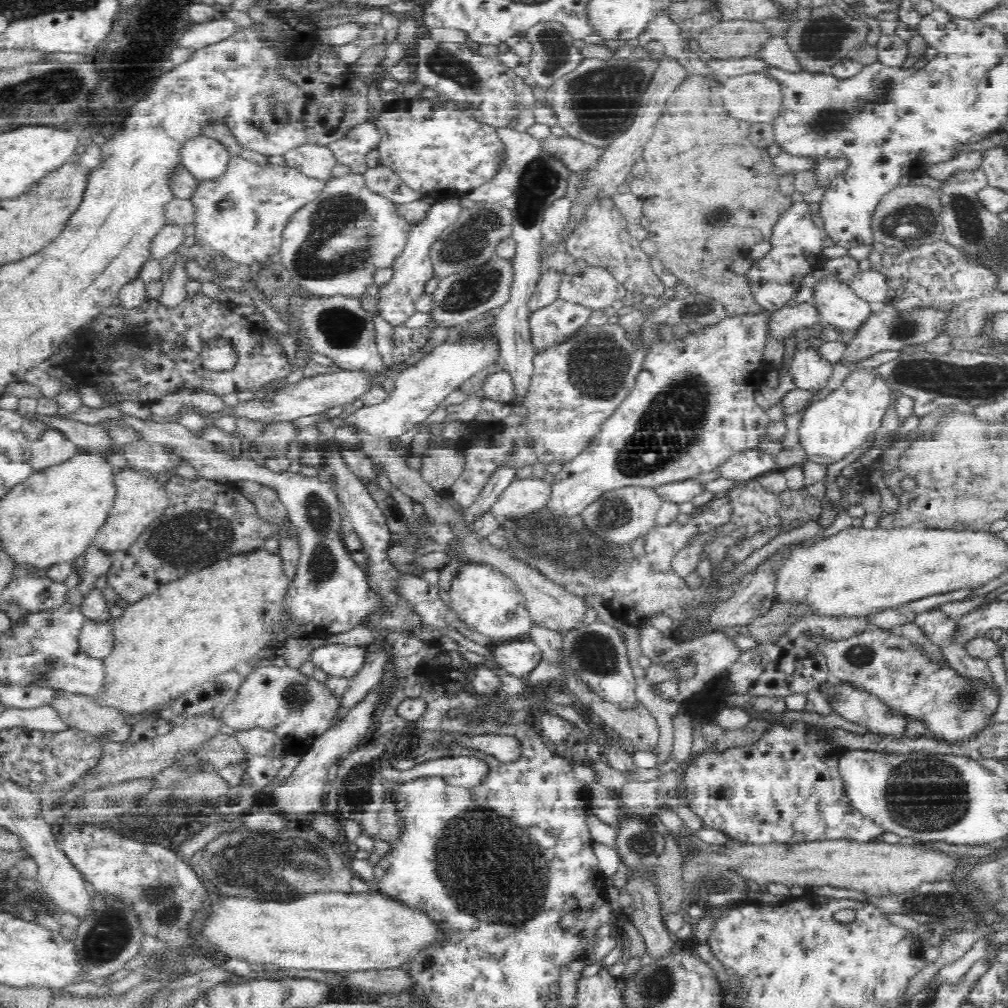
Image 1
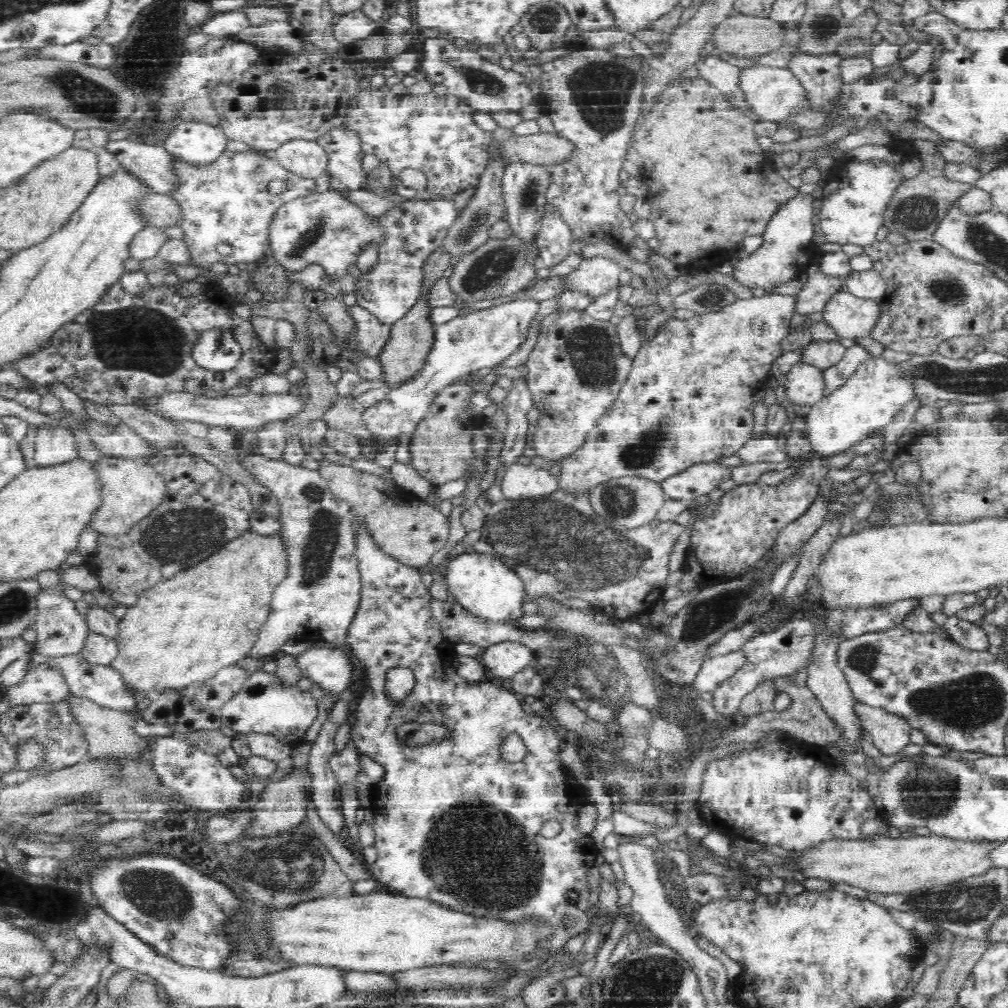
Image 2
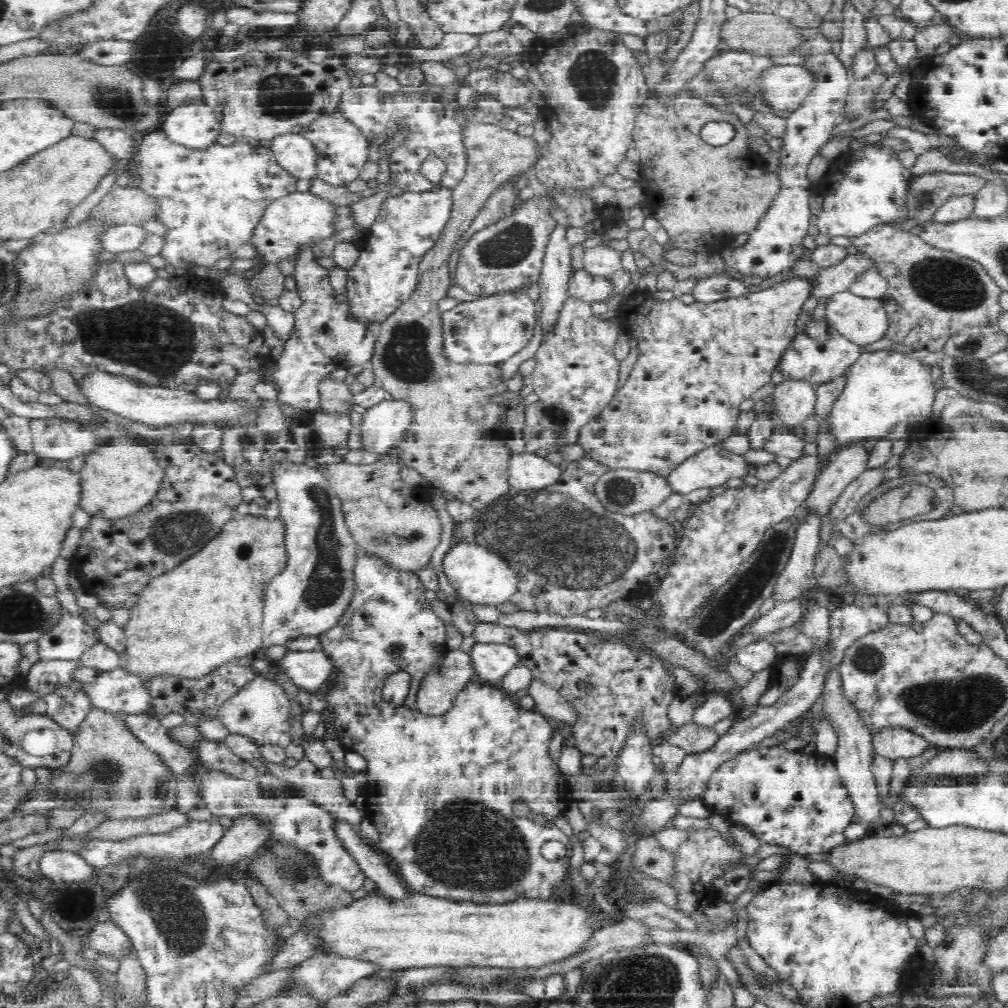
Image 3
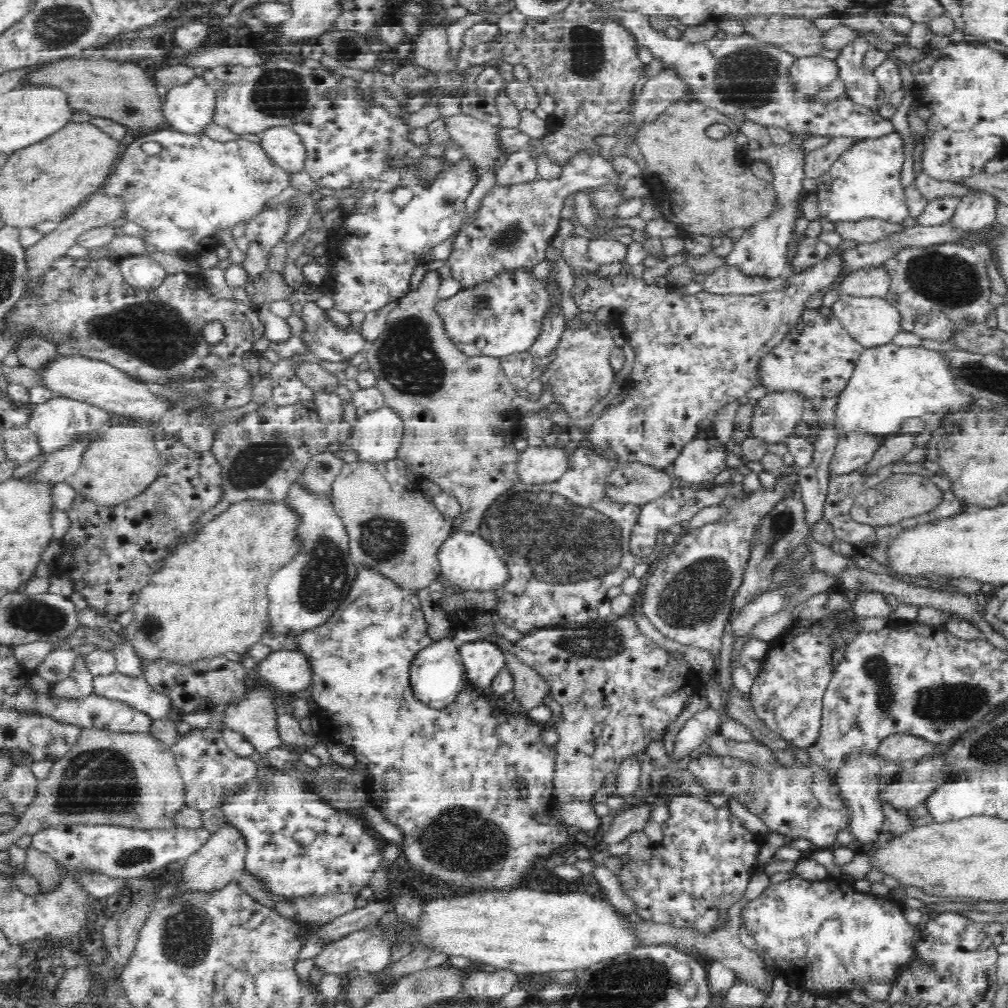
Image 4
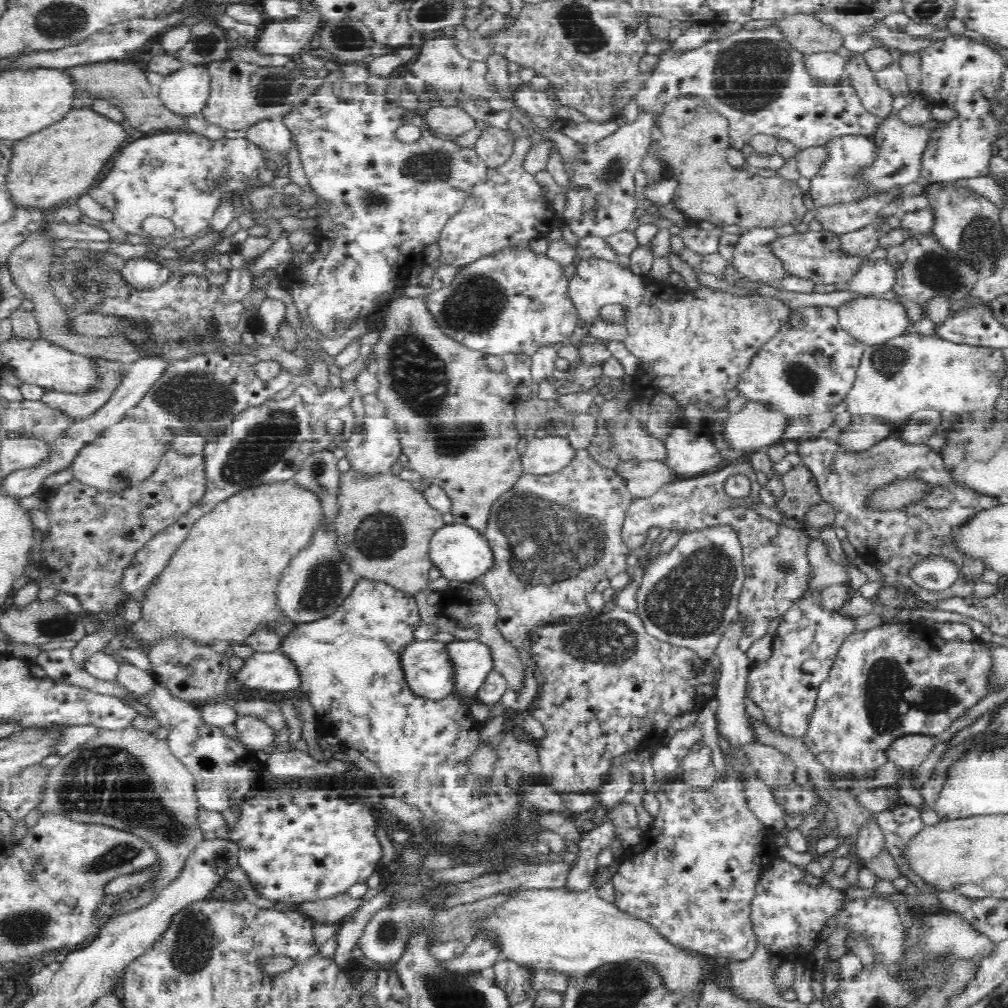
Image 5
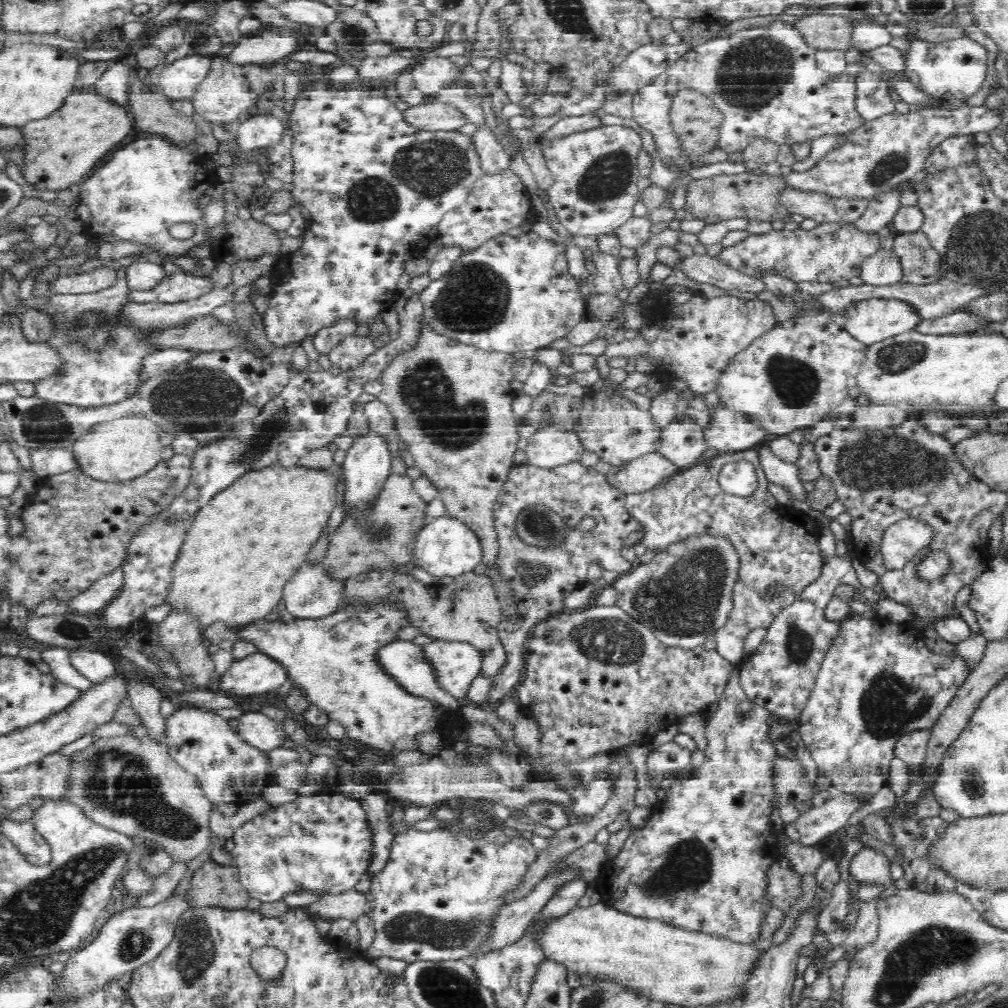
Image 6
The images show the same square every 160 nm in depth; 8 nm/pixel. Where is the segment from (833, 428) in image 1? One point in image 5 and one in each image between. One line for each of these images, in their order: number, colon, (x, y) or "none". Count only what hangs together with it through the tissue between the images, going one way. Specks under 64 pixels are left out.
2: (869, 400)
3: (884, 388)
4: (889, 385)
5: (909, 373)

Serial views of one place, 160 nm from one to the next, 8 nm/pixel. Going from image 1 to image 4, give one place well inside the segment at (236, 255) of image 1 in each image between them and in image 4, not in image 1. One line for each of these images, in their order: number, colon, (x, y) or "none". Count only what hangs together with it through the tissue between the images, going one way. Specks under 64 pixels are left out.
2: (228, 203)
3: (211, 201)
4: (195, 188)

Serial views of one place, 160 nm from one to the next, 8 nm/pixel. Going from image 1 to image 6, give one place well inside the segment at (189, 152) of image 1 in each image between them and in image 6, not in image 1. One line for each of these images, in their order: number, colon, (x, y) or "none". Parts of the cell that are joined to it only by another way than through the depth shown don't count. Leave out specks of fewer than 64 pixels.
2: (197, 145)
3: (194, 126)
4: (190, 109)
5: (185, 93)
6: (181, 80)

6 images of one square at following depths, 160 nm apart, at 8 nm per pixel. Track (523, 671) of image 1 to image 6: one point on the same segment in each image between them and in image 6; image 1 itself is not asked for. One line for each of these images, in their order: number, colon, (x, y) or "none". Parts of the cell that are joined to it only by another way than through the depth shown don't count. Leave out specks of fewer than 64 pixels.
2: (503, 660)
3: (492, 661)
4: (483, 660)
5: (473, 660)
6: (458, 663)

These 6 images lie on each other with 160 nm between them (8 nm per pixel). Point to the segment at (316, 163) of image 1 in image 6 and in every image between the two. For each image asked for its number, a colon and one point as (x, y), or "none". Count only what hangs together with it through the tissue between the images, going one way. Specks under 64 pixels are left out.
2: (305, 158)
3: (296, 154)
4: (284, 145)
5: (274, 136)
6: (256, 131)

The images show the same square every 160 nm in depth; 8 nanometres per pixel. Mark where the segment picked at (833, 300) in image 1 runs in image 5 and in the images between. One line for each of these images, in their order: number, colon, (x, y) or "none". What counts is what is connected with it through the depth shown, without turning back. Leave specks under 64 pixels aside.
2: (851, 317)
3: (862, 321)
4: (872, 321)
5: (872, 320)

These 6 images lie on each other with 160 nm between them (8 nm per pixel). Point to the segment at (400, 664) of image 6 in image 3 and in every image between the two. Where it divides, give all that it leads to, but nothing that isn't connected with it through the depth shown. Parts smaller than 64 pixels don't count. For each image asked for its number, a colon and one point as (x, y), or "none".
3: (435, 696)
4: (438, 676)
5: (429, 671)

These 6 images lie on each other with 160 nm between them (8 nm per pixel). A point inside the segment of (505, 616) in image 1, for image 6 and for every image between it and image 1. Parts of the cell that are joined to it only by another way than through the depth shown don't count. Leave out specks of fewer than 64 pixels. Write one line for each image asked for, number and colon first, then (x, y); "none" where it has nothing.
2: (486, 588)
3: (481, 577)
4: (467, 560)
5: (461, 553)
6: (447, 547)

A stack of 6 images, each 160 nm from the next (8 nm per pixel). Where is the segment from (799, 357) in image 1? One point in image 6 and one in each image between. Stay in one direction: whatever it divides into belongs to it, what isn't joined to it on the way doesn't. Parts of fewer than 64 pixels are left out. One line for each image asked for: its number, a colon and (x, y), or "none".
2: (805, 384)
3: (795, 400)
4: (776, 415)
5: (758, 425)
6: (731, 431)

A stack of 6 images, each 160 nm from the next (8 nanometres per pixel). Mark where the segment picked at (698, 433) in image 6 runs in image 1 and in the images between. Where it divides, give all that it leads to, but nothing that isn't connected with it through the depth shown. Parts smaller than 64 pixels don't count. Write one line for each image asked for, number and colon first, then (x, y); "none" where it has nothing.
1: (675, 492)
2: (700, 479)
3: (712, 468)
4: (702, 460)
5: (690, 453)

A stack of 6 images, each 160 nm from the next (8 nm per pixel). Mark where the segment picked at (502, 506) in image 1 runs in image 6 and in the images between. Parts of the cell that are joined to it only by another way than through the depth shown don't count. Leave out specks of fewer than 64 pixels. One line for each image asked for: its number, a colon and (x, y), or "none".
2: (520, 482)
3: (526, 472)
4: (535, 466)
5: (546, 456)
6: (549, 447)

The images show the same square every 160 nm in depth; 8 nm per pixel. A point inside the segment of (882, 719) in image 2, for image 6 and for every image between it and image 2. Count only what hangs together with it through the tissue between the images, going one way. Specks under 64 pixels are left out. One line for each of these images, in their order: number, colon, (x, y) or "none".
3: (893, 742)
4: (899, 747)
5: (907, 752)
6: (911, 748)

